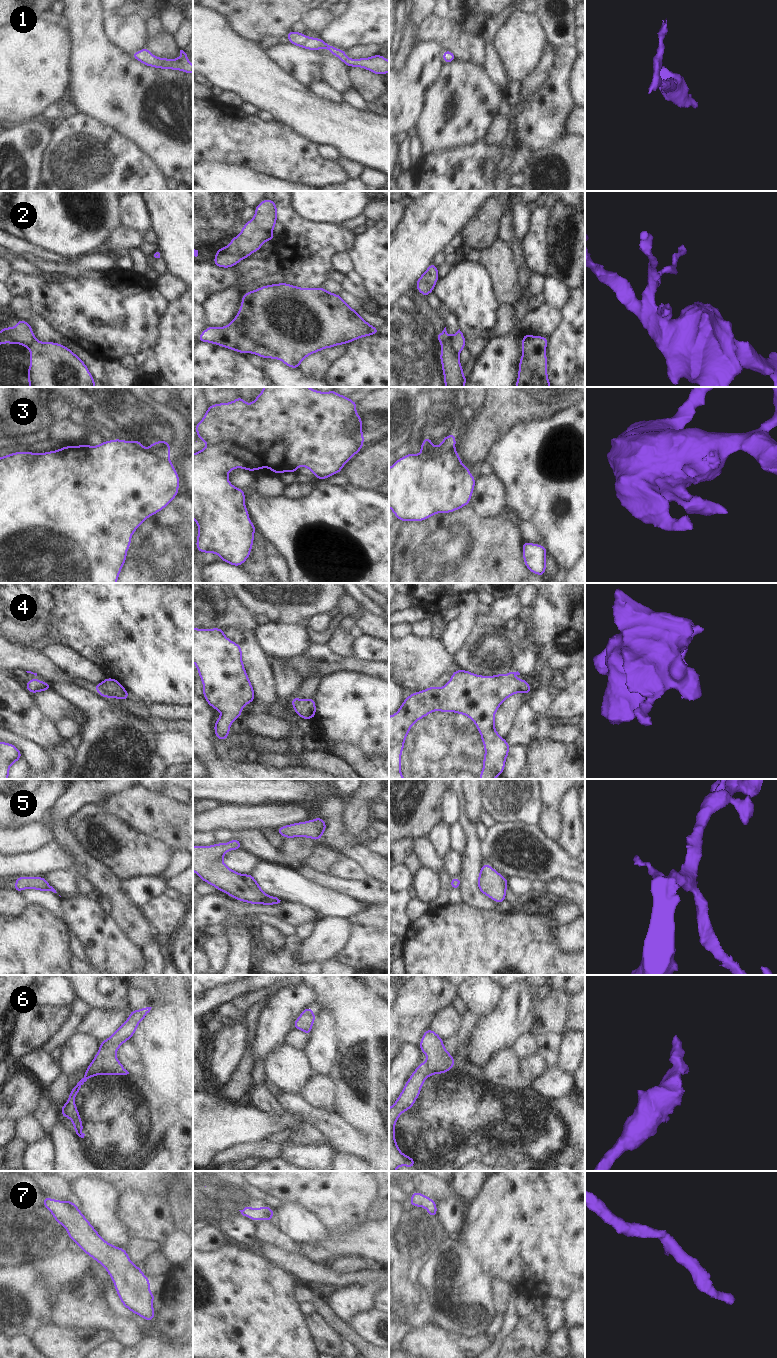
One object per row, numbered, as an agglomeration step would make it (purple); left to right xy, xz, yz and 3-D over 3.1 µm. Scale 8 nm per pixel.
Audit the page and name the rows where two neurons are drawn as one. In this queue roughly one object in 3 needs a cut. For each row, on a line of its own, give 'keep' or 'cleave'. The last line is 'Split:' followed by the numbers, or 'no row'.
1: keep
2: cleave
3: keep
4: keep
5: keep
6: keep
7: keep
Split: 2

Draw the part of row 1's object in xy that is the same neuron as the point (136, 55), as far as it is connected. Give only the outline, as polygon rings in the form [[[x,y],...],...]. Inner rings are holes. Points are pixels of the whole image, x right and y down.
[[[146,46],[141,51],[135,51],[131,56],[132,59],[139,60],[145,66],[161,70],[164,68],[179,70],[186,74],[193,73],[193,65],[183,50],[180,50],[180,57],[178,59],[155,57]]]

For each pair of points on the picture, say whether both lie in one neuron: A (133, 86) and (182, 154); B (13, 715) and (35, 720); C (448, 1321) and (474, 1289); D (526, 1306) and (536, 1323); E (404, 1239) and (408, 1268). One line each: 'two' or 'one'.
A: one
B: one
C: one
D: two
E: one

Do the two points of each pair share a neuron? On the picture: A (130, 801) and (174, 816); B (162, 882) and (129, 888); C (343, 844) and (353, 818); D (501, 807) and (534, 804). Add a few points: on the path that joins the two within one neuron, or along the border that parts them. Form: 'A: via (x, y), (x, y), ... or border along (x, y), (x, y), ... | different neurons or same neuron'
A: via (141, 809), (149, 817), (163, 817) | same neuron
B: via (154, 886), (137, 888) | same neuron
C: border along (343, 815), (344, 836), (348, 840), (360, 843) | different neurons
D: via (509, 804), (526, 804) | same neuron

